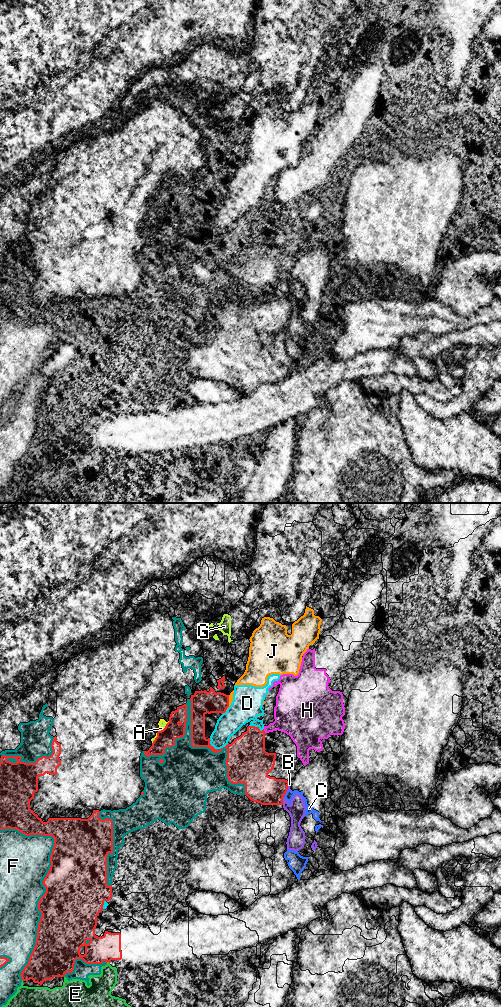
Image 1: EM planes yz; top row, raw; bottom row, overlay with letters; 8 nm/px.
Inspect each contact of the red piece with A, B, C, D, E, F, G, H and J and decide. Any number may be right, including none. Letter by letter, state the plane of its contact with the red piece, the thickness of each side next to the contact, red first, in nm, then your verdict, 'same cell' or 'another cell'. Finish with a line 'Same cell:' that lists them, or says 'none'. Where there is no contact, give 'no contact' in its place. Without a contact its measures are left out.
A: yz | 140/30 nm | another cell
B: yz | 240/140 nm | another cell
C: yz | 240/70 nm | another cell
D: yz | 320/240 nm | another cell
E: yz | 200/190 nm | another cell
F: yz | 460/400 nm | same cell
G: yz | 140/20 nm | another cell
H: yz | 320/280 nm | another cell
J: yz | 190/30 nm | another cell
Same cell: F

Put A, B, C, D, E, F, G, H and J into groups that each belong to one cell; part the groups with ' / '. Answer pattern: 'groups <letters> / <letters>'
groups A G / B / C / D J / E / F / H

